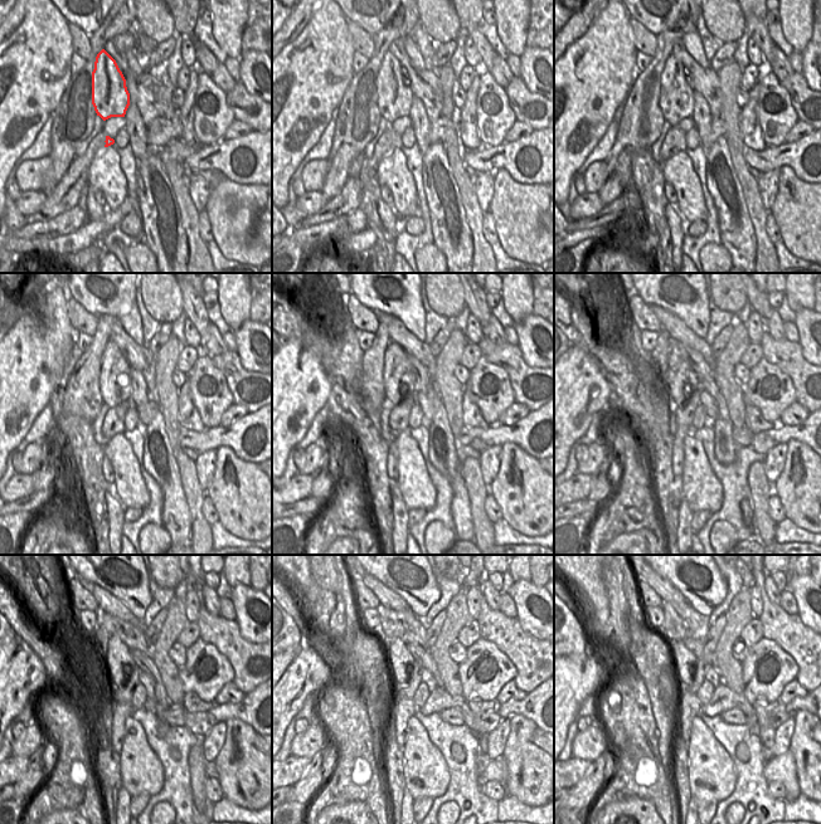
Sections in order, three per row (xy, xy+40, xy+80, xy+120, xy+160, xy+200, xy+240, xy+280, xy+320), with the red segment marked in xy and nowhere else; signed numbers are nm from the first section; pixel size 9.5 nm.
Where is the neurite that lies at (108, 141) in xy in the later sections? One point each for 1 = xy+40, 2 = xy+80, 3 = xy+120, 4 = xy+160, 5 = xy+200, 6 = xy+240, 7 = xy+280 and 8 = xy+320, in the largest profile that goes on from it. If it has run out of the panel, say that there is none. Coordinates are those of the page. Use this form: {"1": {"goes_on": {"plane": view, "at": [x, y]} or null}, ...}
{"1": {"goes_on": {"plane": "xy+40", "at": [394, 141]}}, "2": {"goes_on": {"plane": "xy+80", "at": [678, 144]}}, "3": {"goes_on": {"plane": "xy+120", "at": [115, 379]}}, "4": {"goes_on": {"plane": "xy+160", "at": [398, 379]}}, "5": {"goes_on": {"plane": "xy+200", "at": [680, 380]}}, "6": {"goes_on": {"plane": "xy+240", "at": [124, 674]}}, "7": {"goes_on": {"plane": "xy+280", "at": [407, 674]}}, "8": {"goes_on": {"plane": "xy+320", "at": [689, 671]}}}

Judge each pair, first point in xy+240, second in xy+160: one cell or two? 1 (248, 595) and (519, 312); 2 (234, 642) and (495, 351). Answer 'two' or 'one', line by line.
1: two
2: one

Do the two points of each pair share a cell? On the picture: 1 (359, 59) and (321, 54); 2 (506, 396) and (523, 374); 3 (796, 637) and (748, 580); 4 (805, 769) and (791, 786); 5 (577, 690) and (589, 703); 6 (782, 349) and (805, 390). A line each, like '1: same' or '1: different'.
1: different
2: different
3: different
4: different
5: different
6: same

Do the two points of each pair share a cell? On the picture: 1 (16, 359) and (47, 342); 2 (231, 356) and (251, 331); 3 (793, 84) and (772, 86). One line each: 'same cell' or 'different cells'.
1: same cell
2: different cells
3: different cells

